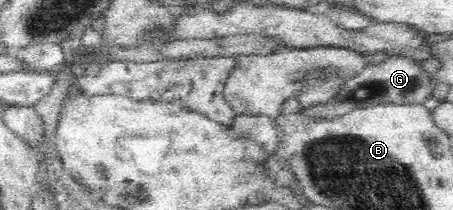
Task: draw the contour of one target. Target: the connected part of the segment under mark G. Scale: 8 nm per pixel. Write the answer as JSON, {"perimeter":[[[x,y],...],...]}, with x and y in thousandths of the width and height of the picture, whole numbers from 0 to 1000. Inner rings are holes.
{"perimeter":[[[870,267],[857,276],[843,305],[817,300],[786,371],[759,390],[757,410],[744,433],[720,495],[689,495],[689,505],[671,510],[662,548],[684,557],[693,576],[715,567],[740,567],[759,552],[786,524],[786,514],[812,514],[828,495],[848,495],[868,486],[870,495],[896,495],[903,486],[936,490],[940,471],[956,457],[956,386],[951,352],[936,352],[918,310],[914,281],[892,276],[887,267]]]}

